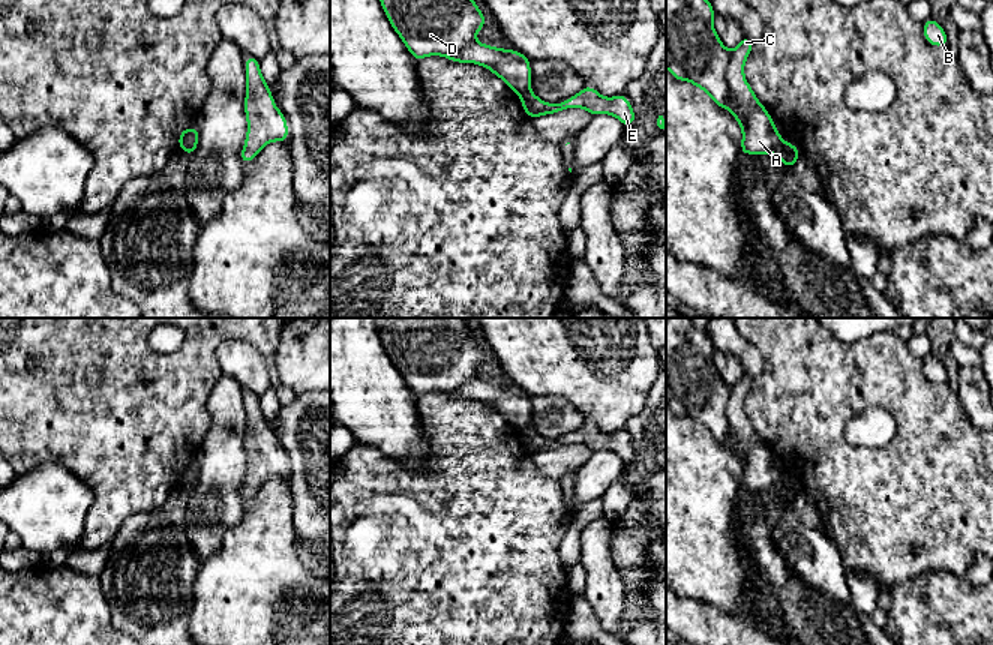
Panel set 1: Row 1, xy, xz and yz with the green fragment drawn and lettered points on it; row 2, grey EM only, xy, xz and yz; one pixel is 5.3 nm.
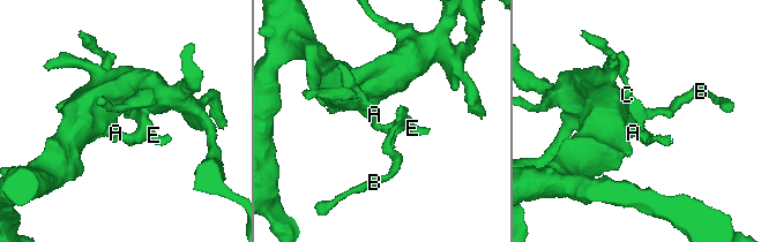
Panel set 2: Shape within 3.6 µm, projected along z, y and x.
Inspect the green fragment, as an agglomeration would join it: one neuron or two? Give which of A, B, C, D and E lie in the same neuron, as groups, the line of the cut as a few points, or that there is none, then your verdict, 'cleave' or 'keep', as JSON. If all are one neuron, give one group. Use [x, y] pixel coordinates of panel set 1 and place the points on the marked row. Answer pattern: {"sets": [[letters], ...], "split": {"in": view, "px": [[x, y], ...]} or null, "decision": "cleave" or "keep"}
{"sets": [["A", "C", "D"], ["B", "E"]], "split": {"in": "yz", "px": [[782, 140], [771, 153]]}, "decision": "cleave"}

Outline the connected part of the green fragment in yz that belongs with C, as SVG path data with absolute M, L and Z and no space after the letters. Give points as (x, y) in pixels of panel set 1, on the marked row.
M666 0L666 69L675 80L694 84L699 90L706 92L717 106L730 111L741 124L741 154L772 154L782 136L768 110L759 102L744 76L744 64L754 42L744 34L740 45L729 51L712 26L714 14L716 10L710 0Z

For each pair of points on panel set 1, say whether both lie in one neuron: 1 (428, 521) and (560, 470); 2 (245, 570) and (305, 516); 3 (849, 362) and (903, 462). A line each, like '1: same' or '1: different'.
1: different
2: different
3: same

